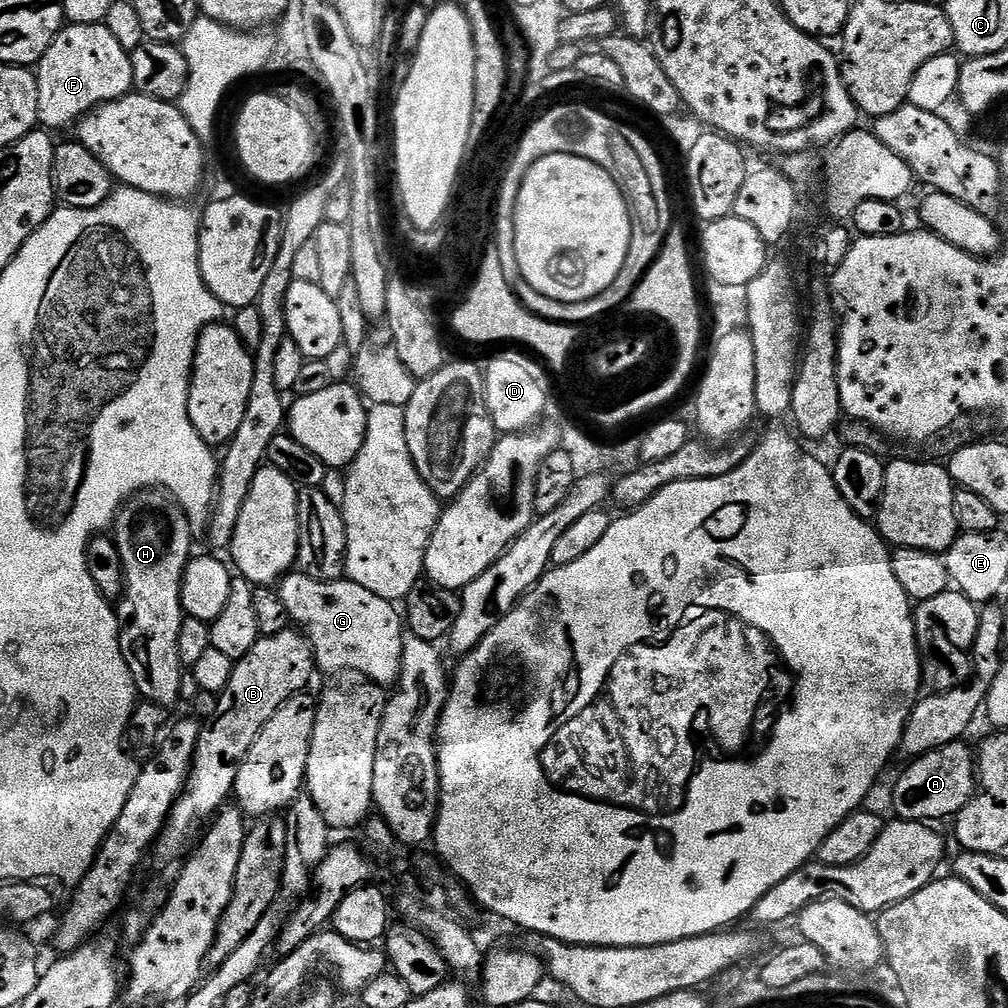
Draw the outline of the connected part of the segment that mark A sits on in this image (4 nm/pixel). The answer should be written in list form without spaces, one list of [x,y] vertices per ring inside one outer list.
[[[963,741],[940,747],[930,754],[913,759],[899,778],[892,796],[892,804],[899,819],[920,823],[936,822],[955,817],[974,797],[978,788],[978,770],[972,749]]]

